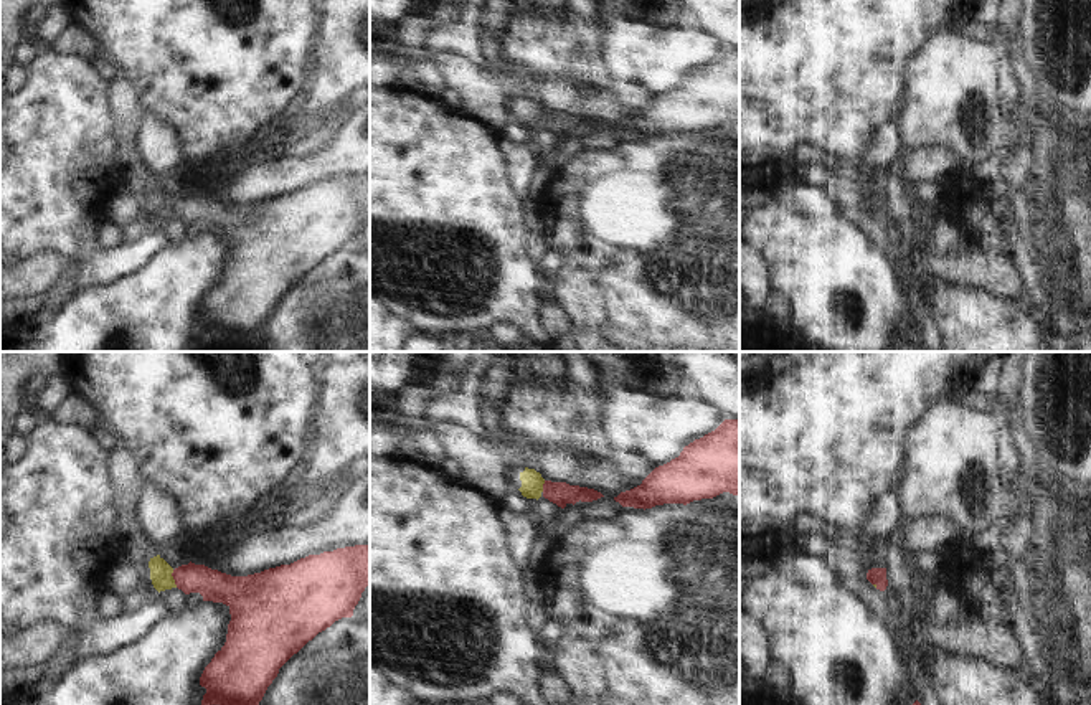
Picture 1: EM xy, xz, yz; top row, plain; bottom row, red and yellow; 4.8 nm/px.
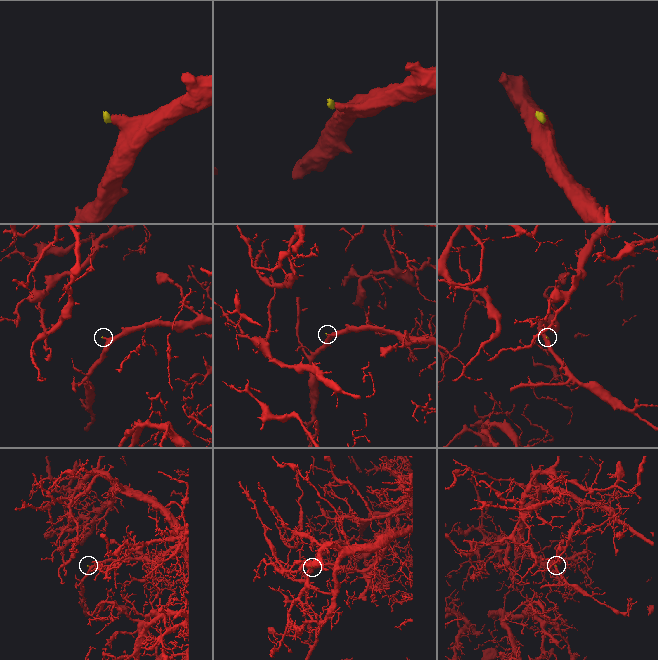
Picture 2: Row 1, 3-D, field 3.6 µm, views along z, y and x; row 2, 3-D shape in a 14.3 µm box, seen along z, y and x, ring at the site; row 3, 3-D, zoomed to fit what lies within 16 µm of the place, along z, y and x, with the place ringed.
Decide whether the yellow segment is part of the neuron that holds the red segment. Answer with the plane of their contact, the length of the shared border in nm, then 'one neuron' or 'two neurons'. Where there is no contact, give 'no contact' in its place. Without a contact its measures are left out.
xy | 90 nm | one neuron

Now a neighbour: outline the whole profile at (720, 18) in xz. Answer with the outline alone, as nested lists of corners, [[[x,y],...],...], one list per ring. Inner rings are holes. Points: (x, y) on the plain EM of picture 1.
[[[678,0],[690,23],[725,43],[726,50],[739,50],[739,0]]]

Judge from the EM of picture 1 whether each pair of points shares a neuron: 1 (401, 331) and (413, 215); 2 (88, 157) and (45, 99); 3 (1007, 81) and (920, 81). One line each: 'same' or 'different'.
1: different
2: same
3: different

